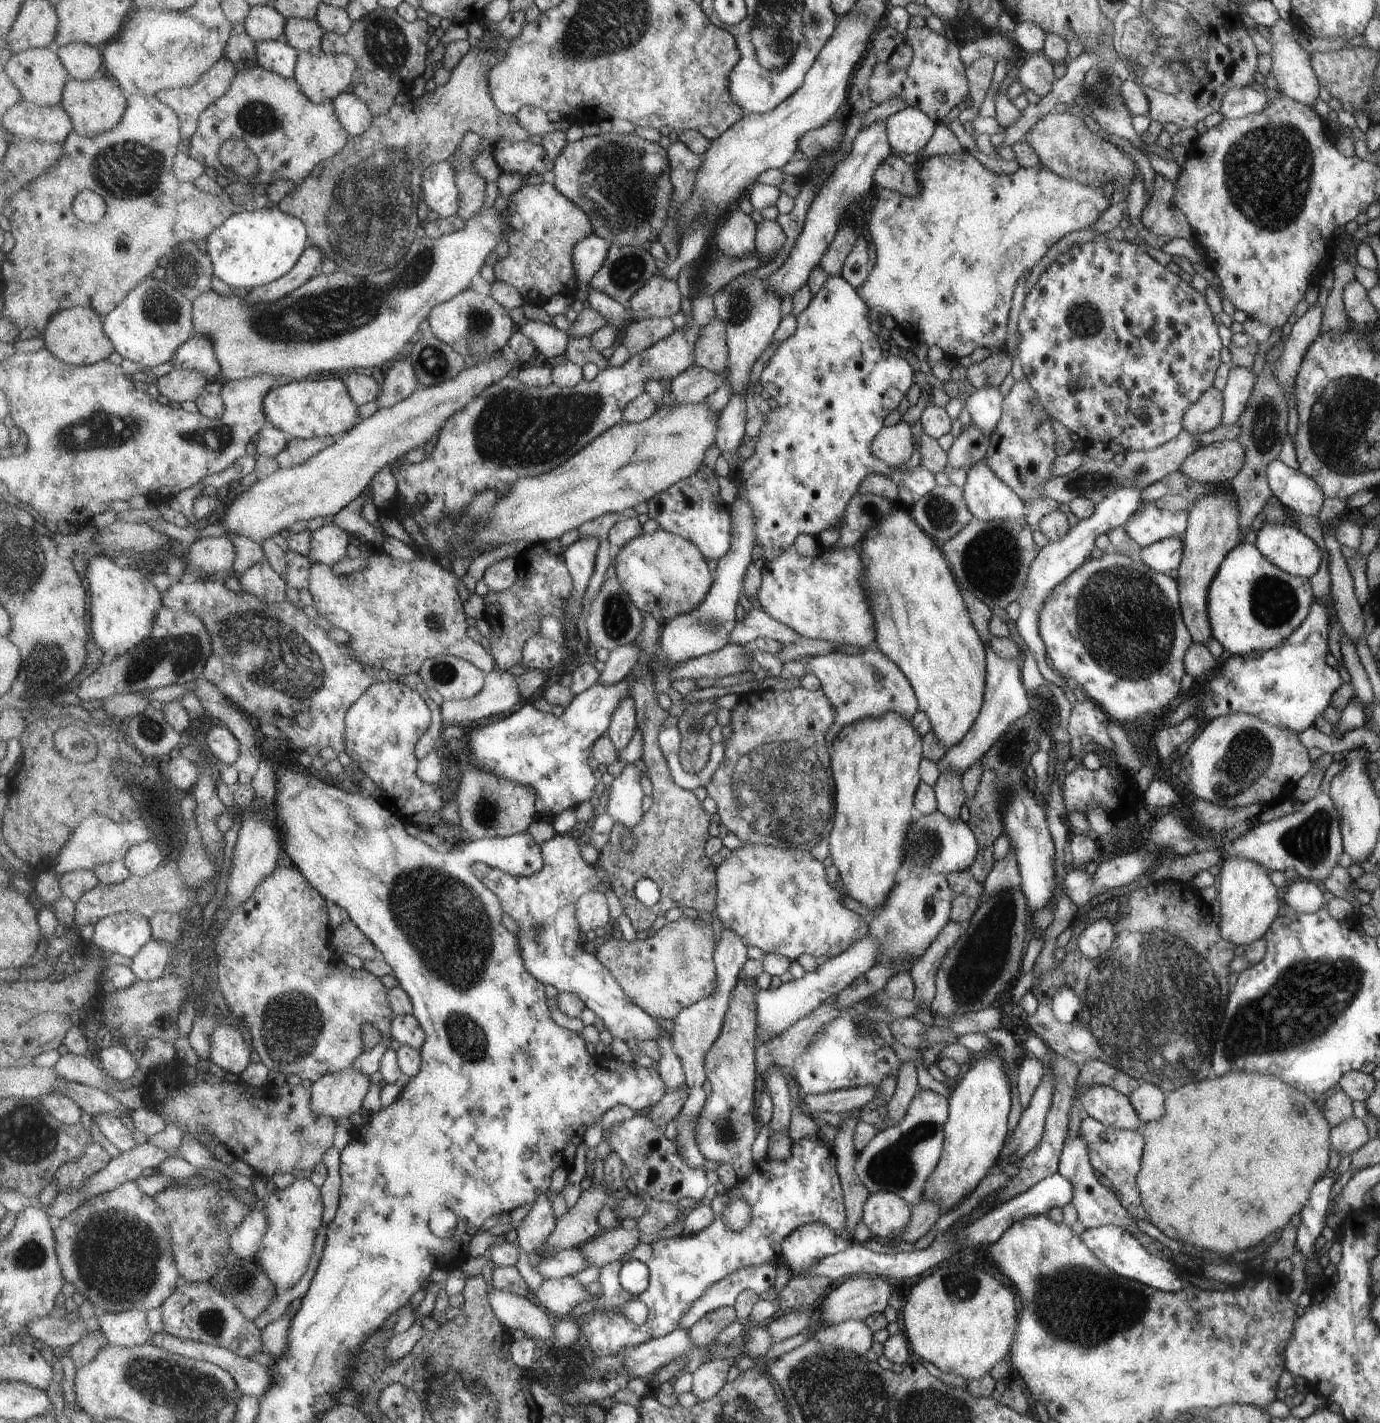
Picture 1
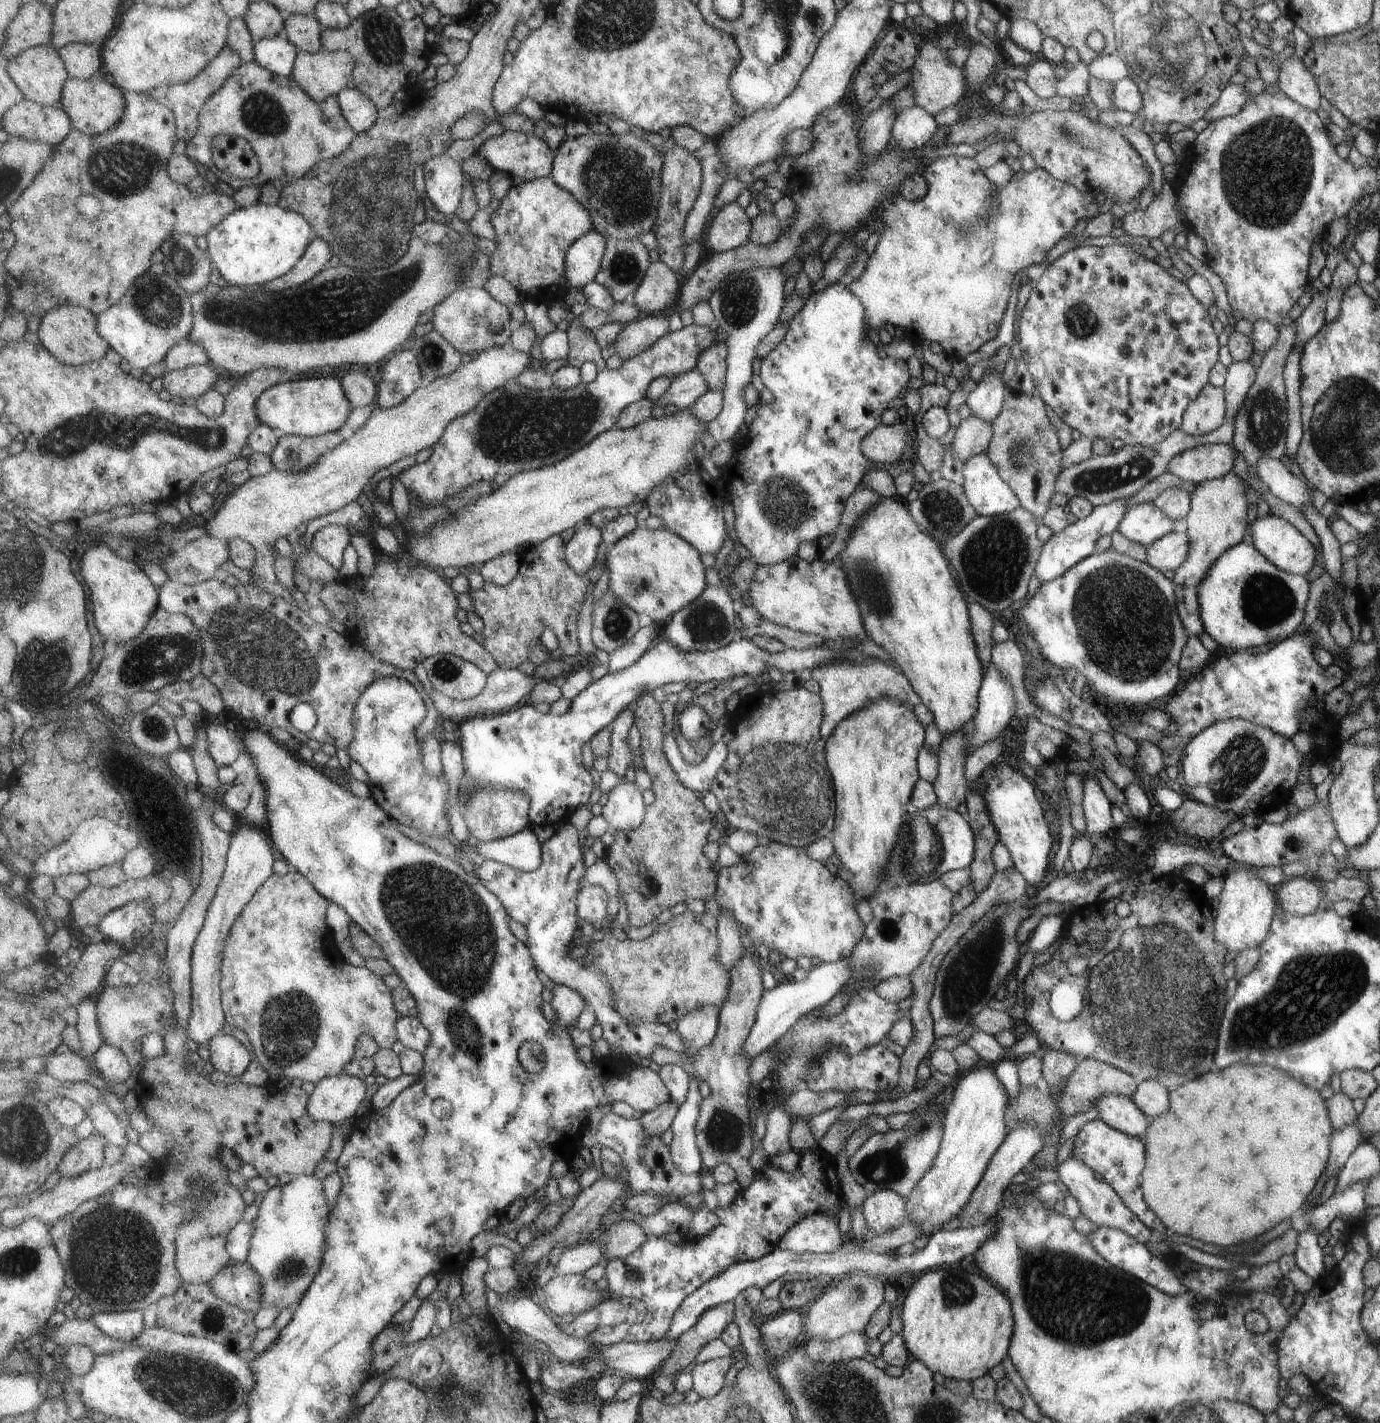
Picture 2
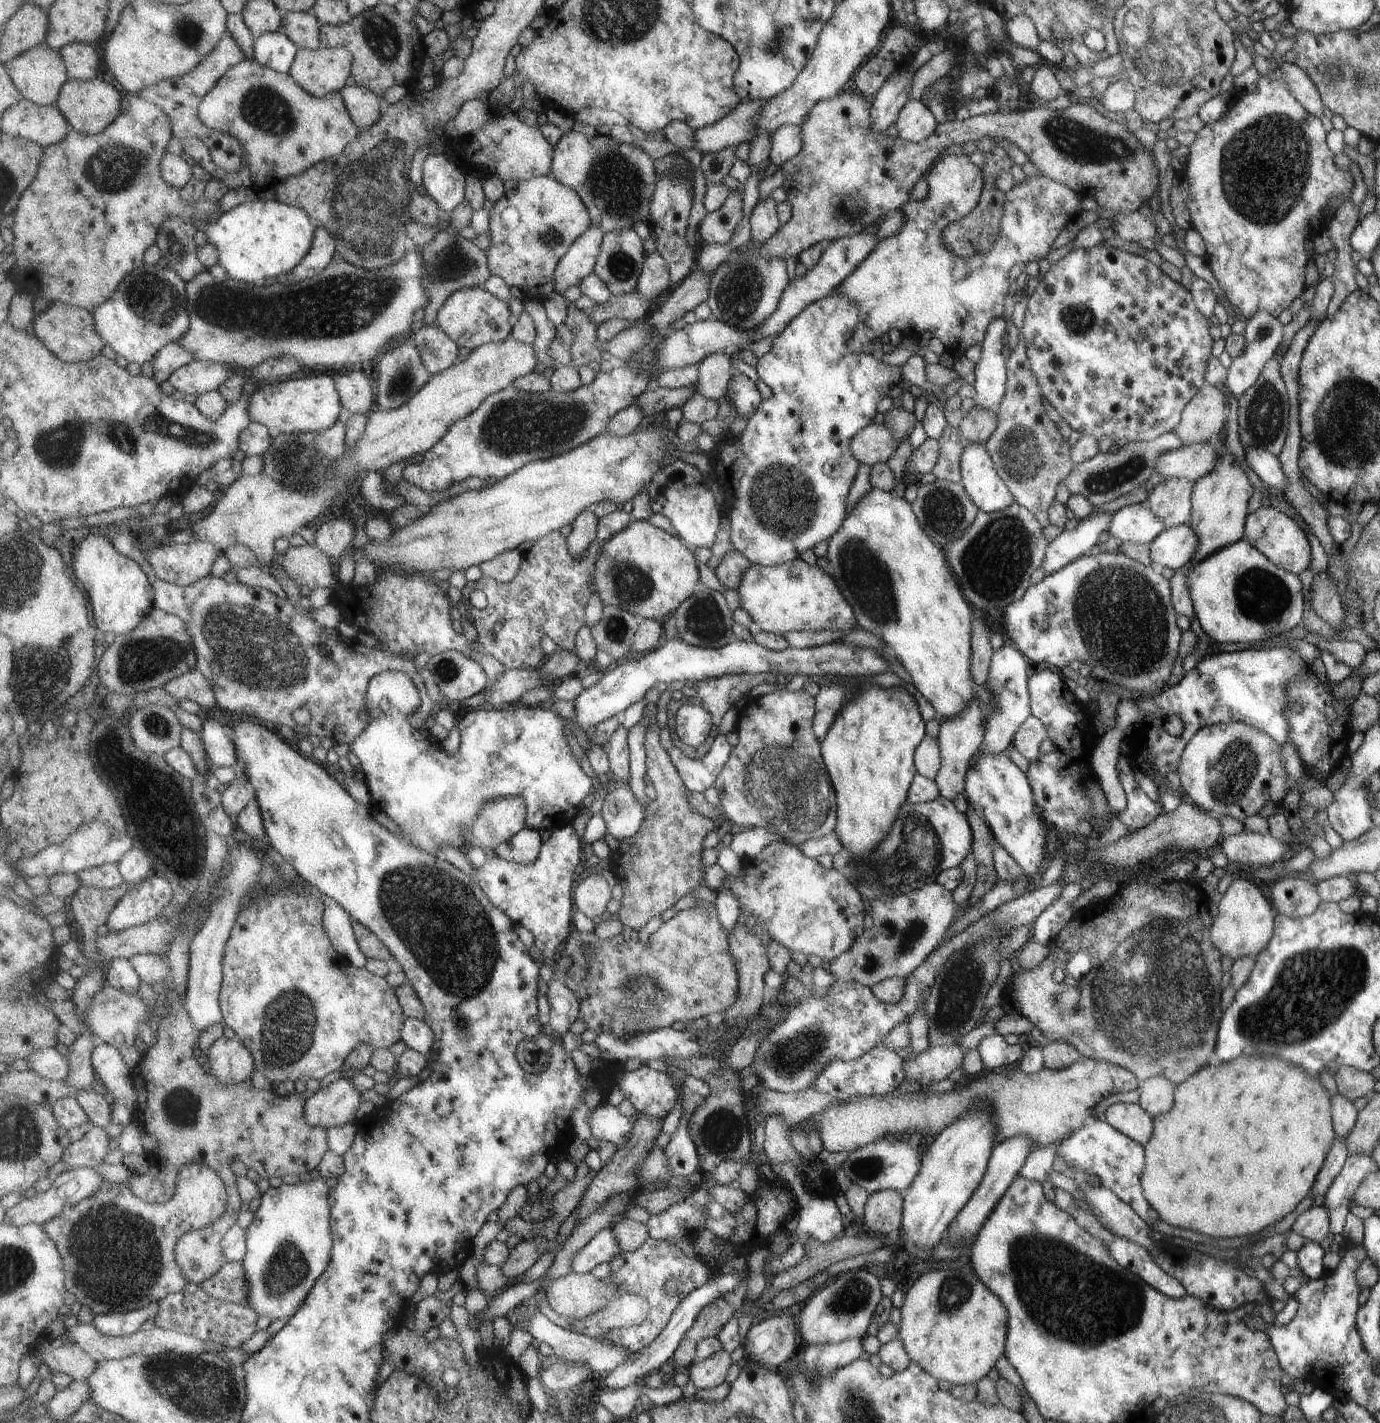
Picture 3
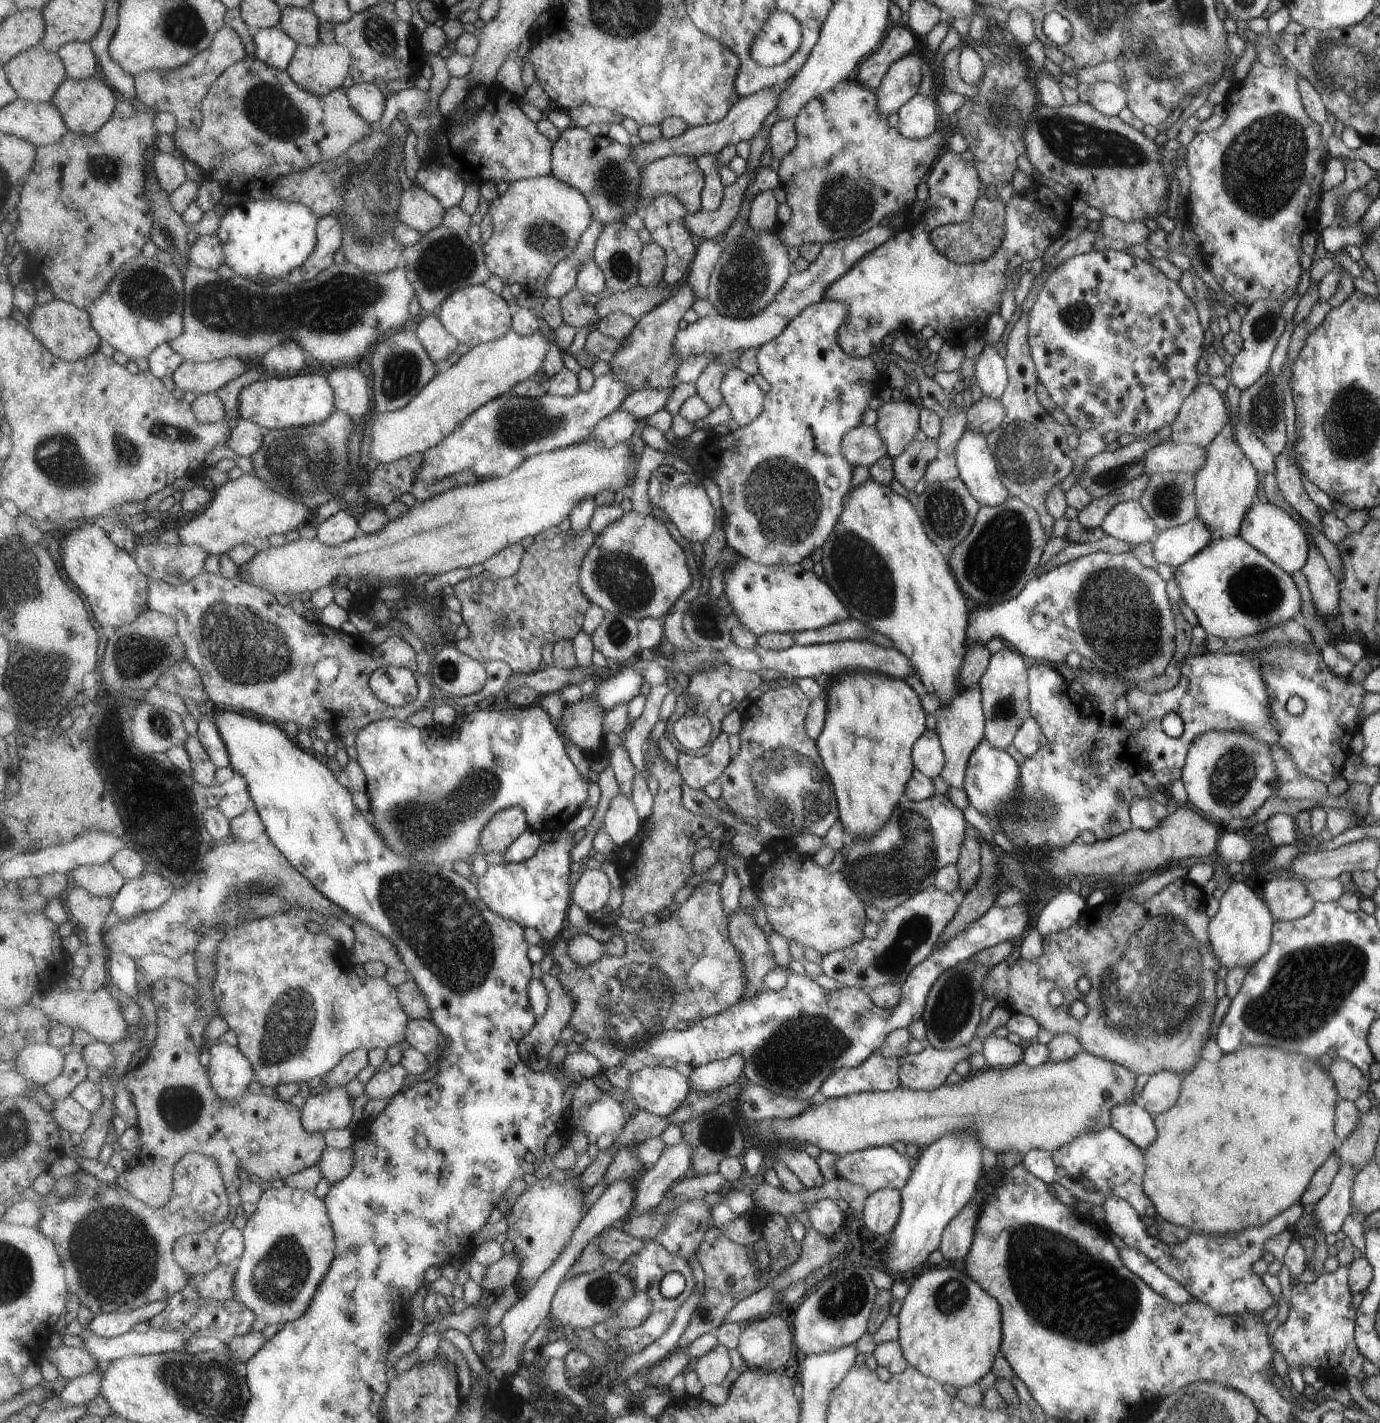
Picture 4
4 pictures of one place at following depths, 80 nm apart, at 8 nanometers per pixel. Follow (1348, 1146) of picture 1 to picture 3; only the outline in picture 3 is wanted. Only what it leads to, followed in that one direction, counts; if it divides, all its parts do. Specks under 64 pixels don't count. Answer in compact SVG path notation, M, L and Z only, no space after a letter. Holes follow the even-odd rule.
M1334 1137L1333 1142L1330 1144L1330 1149L1327 1151L1325 1160L1315 1175L1315 1180L1309 1189L1308 1196L1313 1199L1315 1196L1324 1195L1333 1182L1335 1175L1341 1170L1346 1154L1346 1144L1344 1138L1340 1139Z

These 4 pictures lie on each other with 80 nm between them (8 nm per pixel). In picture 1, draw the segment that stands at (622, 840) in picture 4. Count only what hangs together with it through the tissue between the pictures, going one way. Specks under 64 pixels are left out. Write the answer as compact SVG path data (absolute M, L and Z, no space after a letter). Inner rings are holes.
M628 763L621 776L614 779L606 810L617 823L625 823L630 829L644 817L643 786L641 770L635 764Z

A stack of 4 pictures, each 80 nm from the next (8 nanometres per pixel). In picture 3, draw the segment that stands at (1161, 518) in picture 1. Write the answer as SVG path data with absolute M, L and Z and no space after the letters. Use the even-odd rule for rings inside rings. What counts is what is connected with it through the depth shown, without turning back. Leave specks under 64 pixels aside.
M1131 503L1112 513L1106 531L1121 542L1149 545L1163 529L1163 523L1145 505Z

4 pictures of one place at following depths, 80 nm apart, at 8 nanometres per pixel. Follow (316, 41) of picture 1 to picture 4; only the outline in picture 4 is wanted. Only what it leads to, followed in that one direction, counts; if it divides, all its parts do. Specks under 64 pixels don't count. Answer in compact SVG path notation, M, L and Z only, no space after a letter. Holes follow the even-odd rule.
M285 8L282 10L281 29L289 34L298 45L316 46L320 44L322 23L314 11L307 8Z

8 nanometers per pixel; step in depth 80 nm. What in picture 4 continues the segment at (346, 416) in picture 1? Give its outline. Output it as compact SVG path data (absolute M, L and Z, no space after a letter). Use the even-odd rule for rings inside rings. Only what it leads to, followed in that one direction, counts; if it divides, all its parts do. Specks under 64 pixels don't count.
M297 374L283 378L262 377L241 390L237 405L240 418L269 430L281 430L327 422L337 410L335 402L335 388L331 386L327 376Z

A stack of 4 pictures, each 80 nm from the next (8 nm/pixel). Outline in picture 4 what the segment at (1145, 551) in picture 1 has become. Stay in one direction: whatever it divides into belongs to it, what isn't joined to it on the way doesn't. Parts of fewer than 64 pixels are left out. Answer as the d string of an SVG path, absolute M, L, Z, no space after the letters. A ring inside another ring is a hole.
M1194 517L1184 524L1163 530L1151 541L1156 563L1176 568L1202 550L1210 538L1209 530Z

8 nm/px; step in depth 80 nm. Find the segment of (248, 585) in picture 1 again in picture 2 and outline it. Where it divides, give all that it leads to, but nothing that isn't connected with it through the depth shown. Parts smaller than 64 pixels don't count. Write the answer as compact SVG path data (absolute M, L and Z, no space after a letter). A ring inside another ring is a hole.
M511 344L482 350L450 375L439 377L426 387L419 387L399 406L376 408L353 436L330 450L316 466L300 473L284 473L273 469L266 475L252 476L226 497L216 515L203 529L207 536L227 542L235 539L250 542L257 554L255 566L249 570L253 579L251 585L260 586L291 602L291 592L277 580L275 574L275 542L279 538L287 538L289 534L294 534L297 526L356 501L379 470L391 466L403 456L415 455L423 448L436 445L455 418L471 412L487 394L503 388L534 364L530 353L517 350Z

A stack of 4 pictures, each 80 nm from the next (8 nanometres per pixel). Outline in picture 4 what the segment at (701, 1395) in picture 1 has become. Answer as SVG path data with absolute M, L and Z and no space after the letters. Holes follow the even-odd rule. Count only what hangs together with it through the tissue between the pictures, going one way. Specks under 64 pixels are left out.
M719 1344L715 1350L707 1356L703 1356L697 1360L692 1368L697 1372L699 1380L703 1386L721 1385L721 1382L727 1378L727 1374L731 1372L731 1354L729 1348Z

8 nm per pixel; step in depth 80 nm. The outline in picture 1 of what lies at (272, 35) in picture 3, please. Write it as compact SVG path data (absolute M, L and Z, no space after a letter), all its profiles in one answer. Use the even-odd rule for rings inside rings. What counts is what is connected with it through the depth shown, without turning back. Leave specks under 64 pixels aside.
M286 38L258 43L258 64L285 78L295 76L300 50L297 50Z

